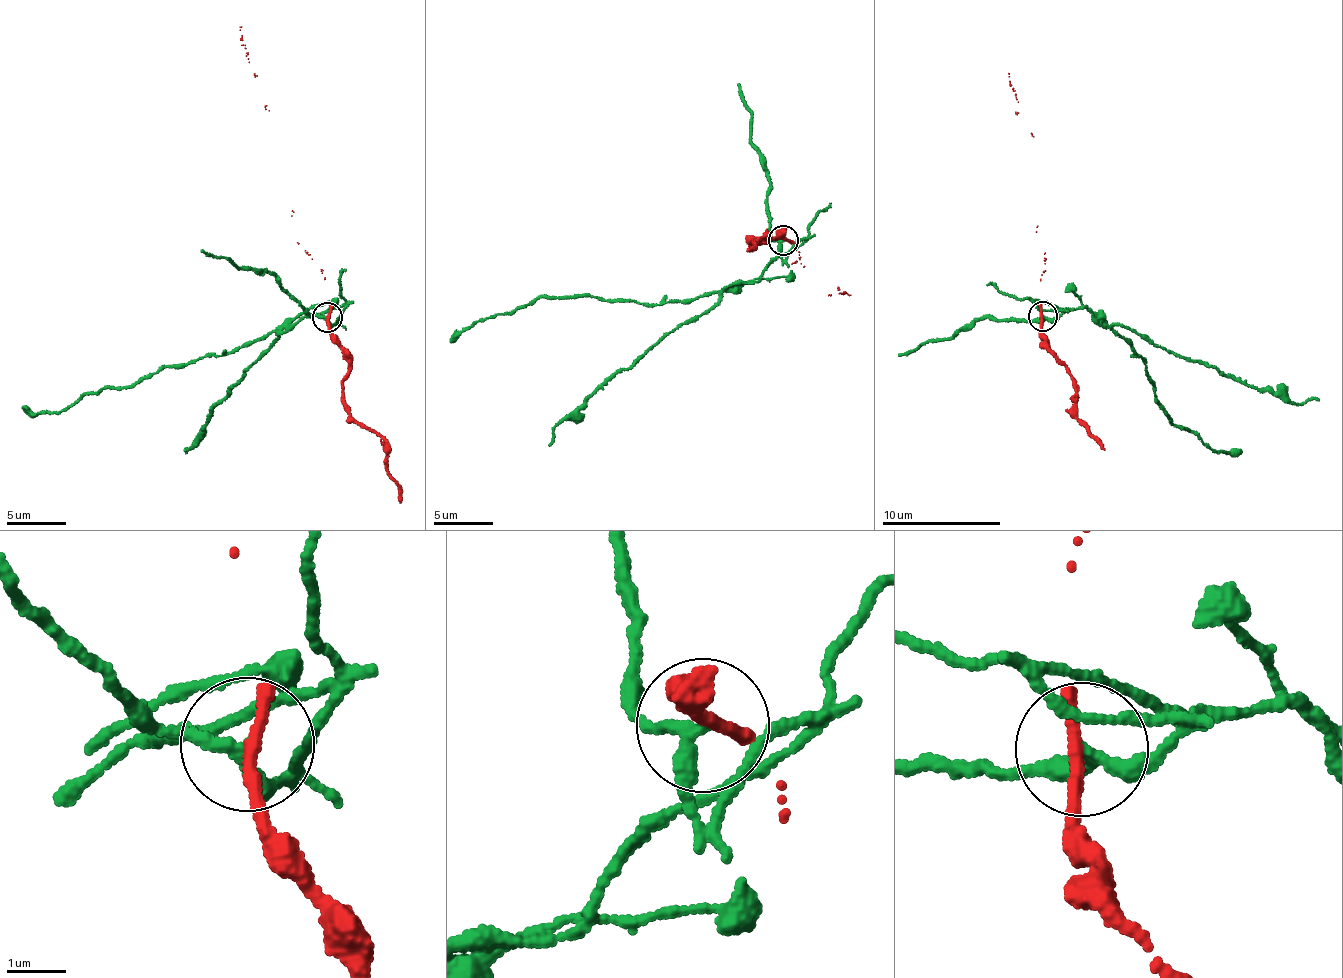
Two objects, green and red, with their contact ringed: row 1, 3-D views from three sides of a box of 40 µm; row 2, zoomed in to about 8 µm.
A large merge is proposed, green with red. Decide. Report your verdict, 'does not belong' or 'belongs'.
does not belong

